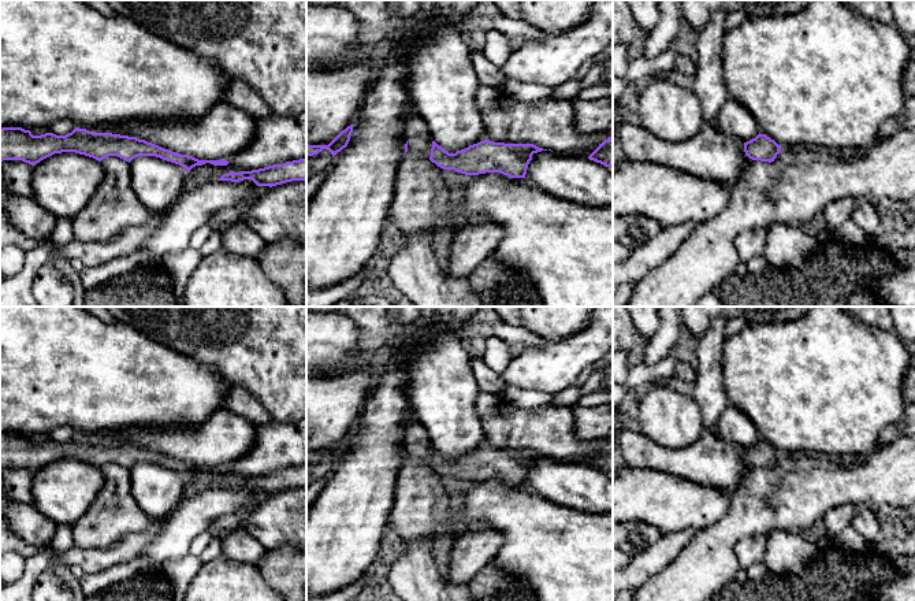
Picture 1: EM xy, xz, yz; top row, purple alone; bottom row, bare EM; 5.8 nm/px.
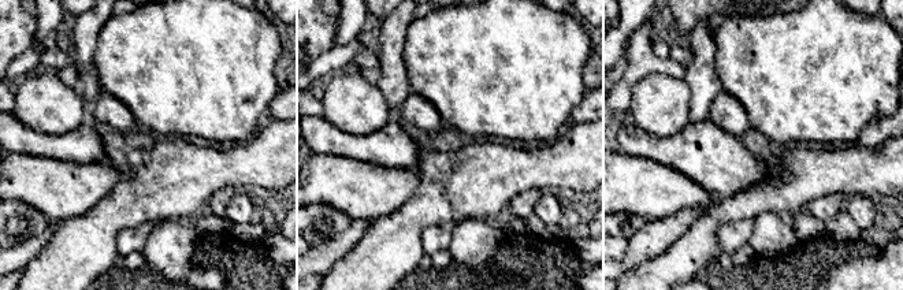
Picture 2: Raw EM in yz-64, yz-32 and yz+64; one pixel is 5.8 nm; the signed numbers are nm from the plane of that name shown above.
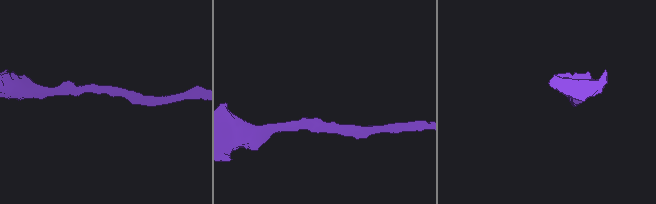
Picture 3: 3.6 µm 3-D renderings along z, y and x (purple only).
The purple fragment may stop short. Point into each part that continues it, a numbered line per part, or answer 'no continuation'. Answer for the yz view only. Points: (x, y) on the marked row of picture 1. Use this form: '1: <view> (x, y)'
1: yz (752, 166)

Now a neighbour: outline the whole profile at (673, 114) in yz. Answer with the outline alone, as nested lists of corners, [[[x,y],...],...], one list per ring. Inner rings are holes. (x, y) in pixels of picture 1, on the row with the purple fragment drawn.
[[[669,78],[648,79],[639,97],[639,125],[663,142],[687,142],[704,123],[700,100]]]

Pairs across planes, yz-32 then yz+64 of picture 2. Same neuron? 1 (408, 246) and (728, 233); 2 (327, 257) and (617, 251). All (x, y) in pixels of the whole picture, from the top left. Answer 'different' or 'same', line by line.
1: different
2: different

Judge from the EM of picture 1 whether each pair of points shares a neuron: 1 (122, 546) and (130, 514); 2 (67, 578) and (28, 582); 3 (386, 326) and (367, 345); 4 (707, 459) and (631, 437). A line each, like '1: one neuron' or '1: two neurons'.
1: two neurons
2: one neuron
3: one neuron
4: one neuron

